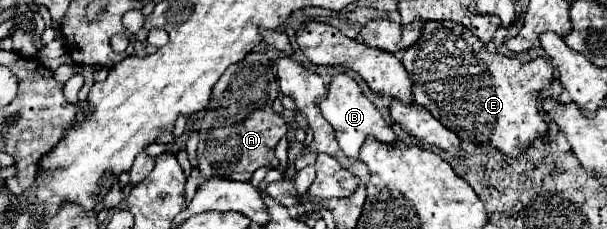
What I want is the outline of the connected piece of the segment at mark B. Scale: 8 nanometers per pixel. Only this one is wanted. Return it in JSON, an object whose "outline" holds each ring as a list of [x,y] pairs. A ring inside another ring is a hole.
{"outline":[[[338,74],[332,78],[326,98],[320,100],[320,110],[322,110],[322,116],[332,124],[342,152],[352,160],[360,160],[360,146],[364,144],[364,140],[368,136],[374,136],[378,142],[384,142],[384,144],[396,144],[398,142],[396,134],[384,122],[378,108],[364,96],[364,92],[356,84],[356,80],[350,78],[348,74]]]}

